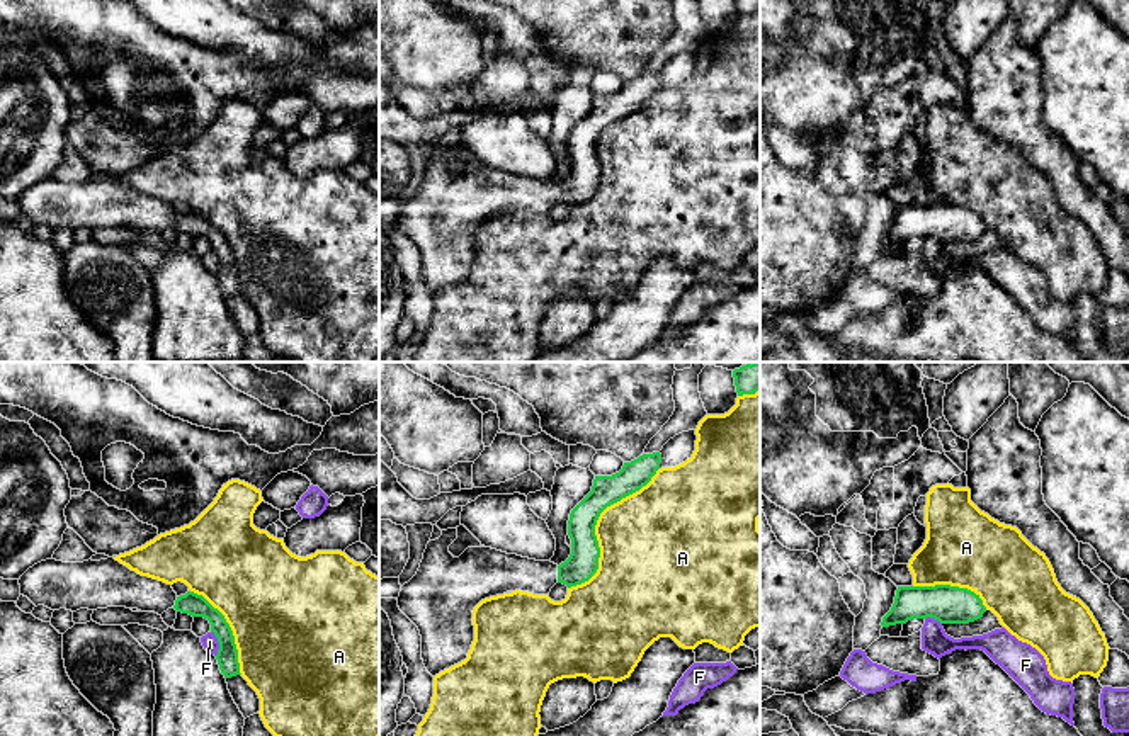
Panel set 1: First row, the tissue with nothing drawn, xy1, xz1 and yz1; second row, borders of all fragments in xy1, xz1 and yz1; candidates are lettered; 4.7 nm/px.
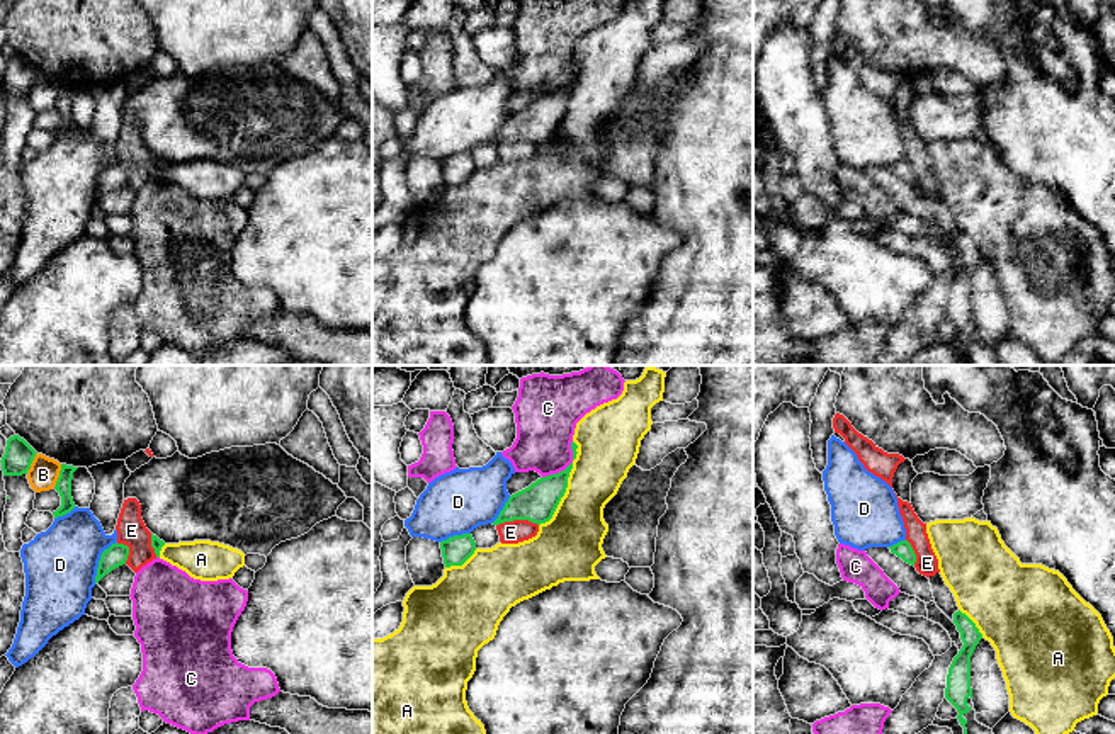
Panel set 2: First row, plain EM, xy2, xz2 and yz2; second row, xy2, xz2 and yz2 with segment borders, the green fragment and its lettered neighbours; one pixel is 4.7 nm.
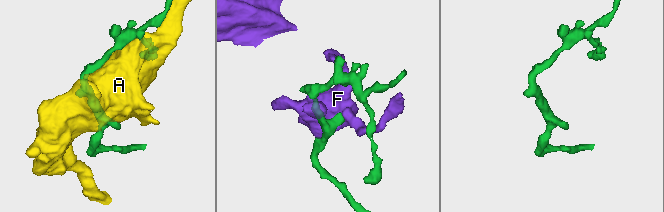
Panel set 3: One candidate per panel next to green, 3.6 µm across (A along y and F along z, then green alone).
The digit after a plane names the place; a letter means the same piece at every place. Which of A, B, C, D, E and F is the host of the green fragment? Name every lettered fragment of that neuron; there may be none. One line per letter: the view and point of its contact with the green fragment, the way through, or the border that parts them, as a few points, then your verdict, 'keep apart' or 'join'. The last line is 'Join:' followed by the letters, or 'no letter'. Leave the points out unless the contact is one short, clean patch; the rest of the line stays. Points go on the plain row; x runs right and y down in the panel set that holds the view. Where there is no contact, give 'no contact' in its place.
A: meets green in xz1 at (595, 143); keep apart
B: meets green in xy2 at (60, 95); keep apart
C: meets green in xz2 at (568, 85); keep apart
D: meets green in xy2 at (99, 180); keep apart
E: meets green in xz2 at (517, 138); border along xz2 (537, 143), (512, 140), (497, 145); keep apart
F: meets green in xy1 at (218, 260); keep apart
Join: no letter

